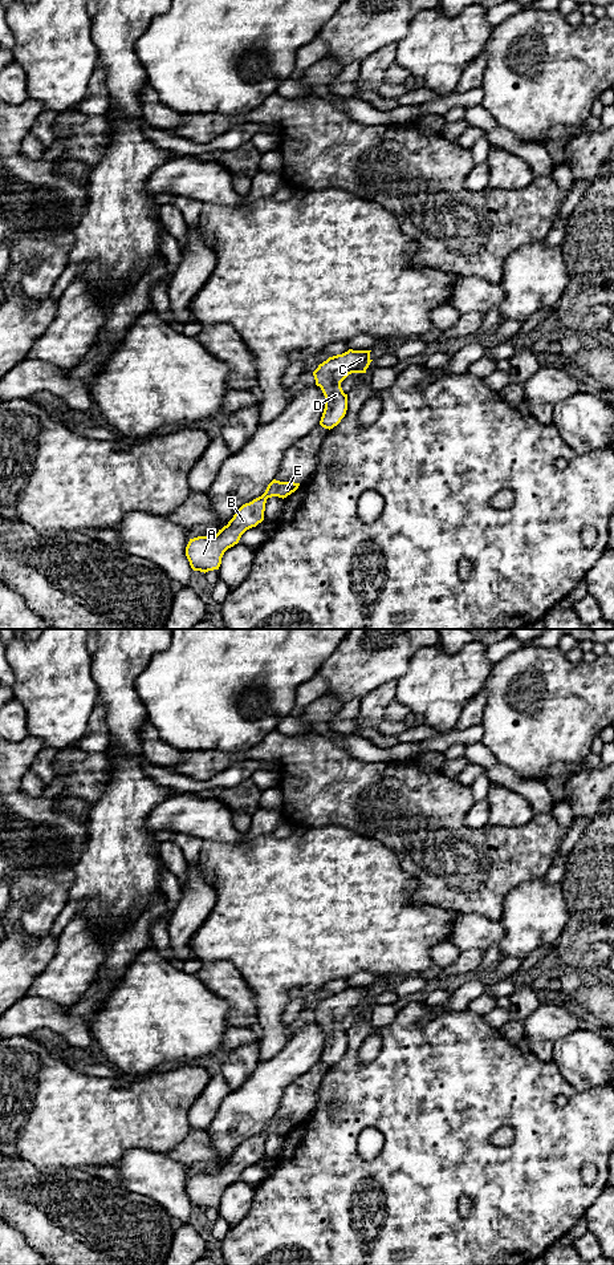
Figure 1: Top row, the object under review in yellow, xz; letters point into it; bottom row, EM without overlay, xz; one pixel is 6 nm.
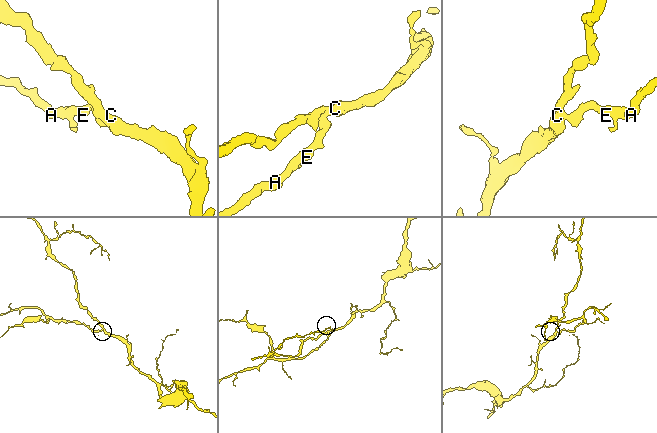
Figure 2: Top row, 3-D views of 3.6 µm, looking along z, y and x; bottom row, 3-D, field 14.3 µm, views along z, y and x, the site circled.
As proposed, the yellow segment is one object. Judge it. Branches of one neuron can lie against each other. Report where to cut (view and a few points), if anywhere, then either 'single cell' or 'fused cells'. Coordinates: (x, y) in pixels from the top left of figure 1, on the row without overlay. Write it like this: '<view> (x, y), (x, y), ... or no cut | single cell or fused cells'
no cut | single cell

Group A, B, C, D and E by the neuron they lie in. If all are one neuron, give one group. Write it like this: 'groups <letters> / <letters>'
groups A B C D E

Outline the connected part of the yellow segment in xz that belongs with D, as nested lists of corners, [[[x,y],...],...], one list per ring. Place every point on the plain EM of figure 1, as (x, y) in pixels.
[[[349,986],[342,992],[329,994],[313,1009],[316,1022],[325,1033],[325,1046],[320,1062],[333,1066],[345,1054],[347,1047],[347,1031],[343,1030],[341,1019],[351,1010],[366,1010],[371,988]]]

